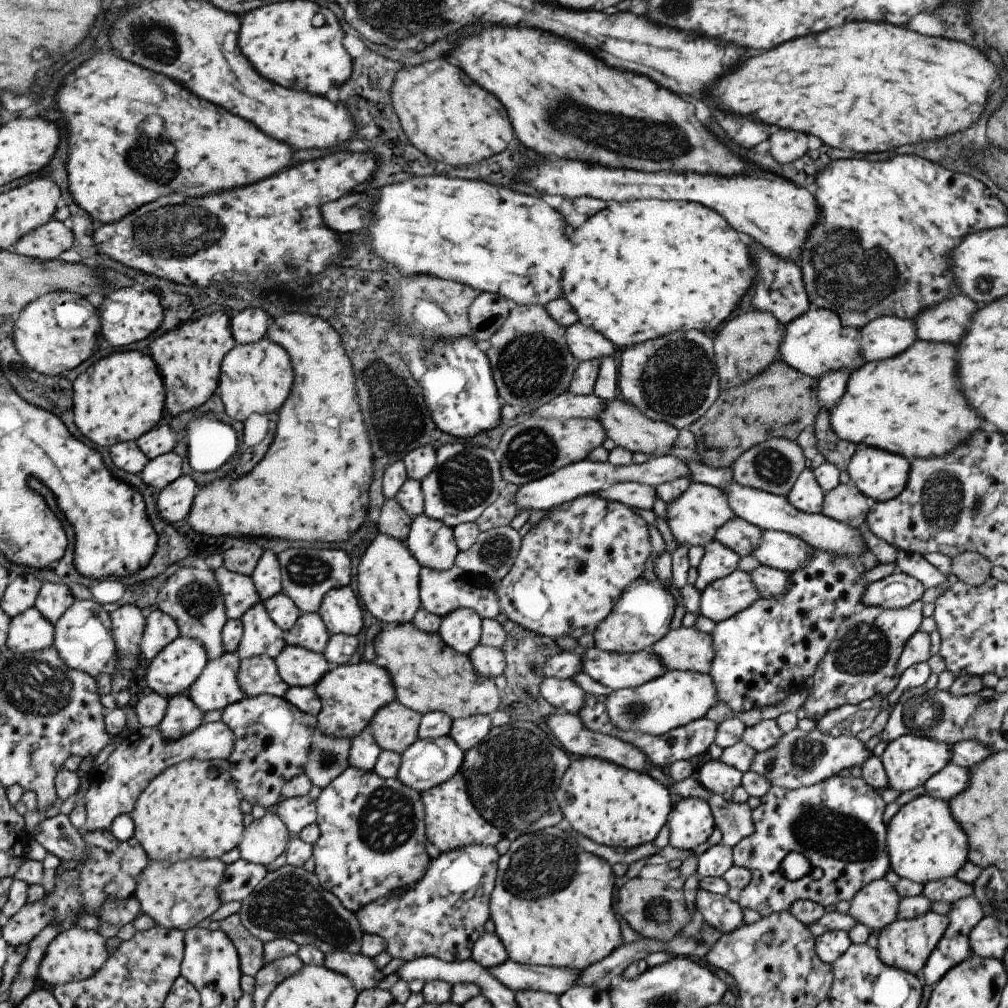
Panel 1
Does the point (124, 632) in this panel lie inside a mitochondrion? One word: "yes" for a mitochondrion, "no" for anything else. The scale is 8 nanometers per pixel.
no

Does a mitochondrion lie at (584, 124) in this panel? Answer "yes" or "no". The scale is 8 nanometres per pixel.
yes

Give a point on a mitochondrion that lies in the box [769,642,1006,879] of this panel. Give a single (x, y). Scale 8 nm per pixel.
(831, 824)

